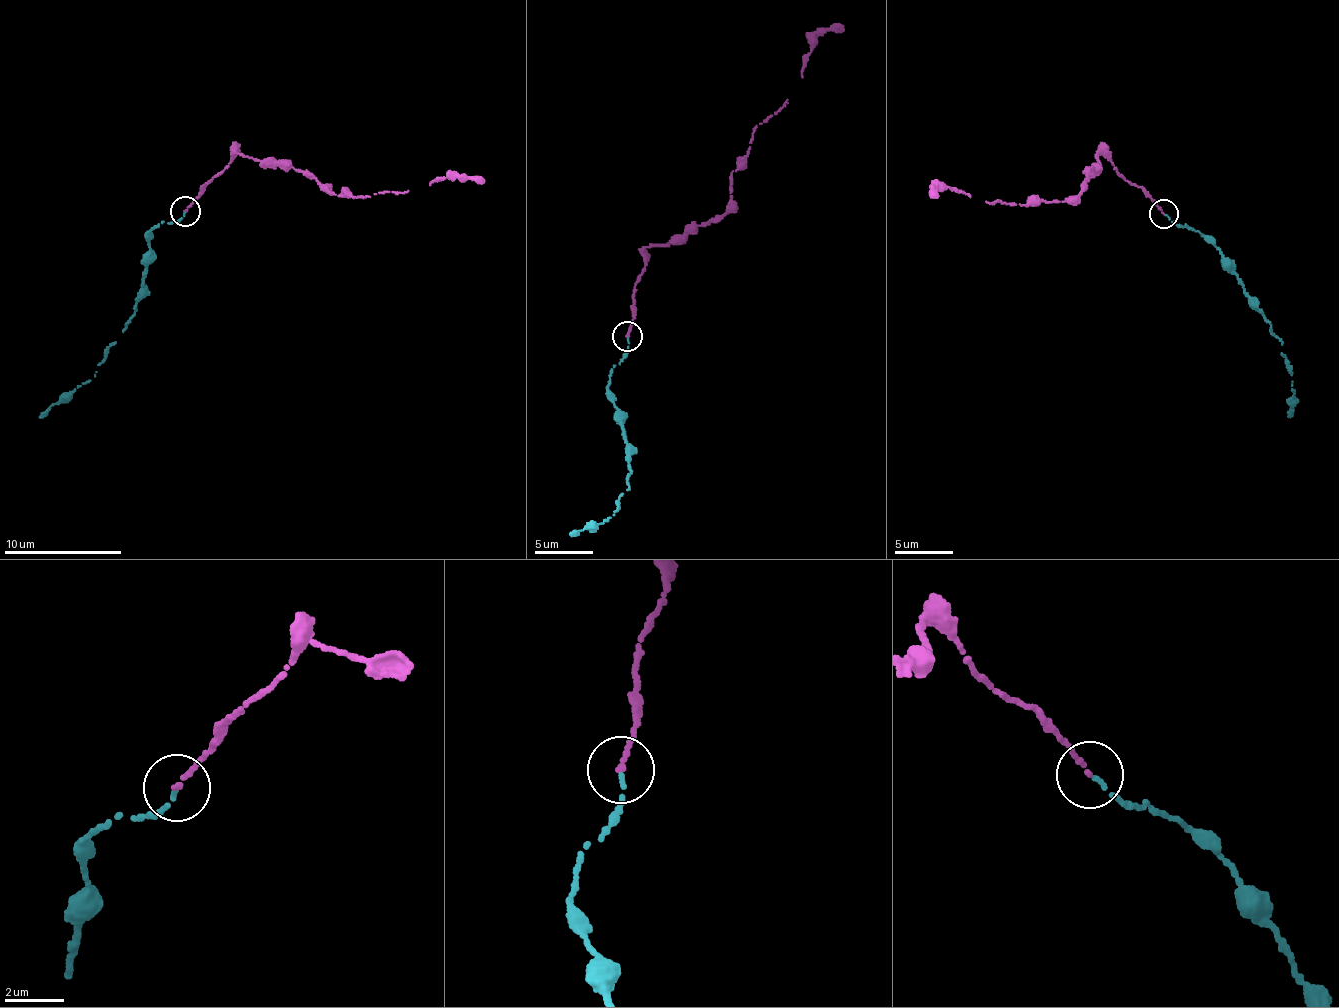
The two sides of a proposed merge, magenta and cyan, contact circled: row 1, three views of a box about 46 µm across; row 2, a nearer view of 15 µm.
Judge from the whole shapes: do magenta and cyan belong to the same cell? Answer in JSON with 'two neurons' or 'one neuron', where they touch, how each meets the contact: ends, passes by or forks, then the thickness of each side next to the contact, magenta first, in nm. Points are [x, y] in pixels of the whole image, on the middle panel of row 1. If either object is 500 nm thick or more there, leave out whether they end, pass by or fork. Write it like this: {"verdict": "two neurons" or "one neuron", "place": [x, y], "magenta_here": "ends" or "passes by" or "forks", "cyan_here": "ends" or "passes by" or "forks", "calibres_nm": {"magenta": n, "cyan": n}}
{"verdict": "one neuron", "place": [627, 336], "magenta_here": "ends", "cyan_here": "ends", "calibres_nm": {"magenta": 180, "cyan": 130}}

